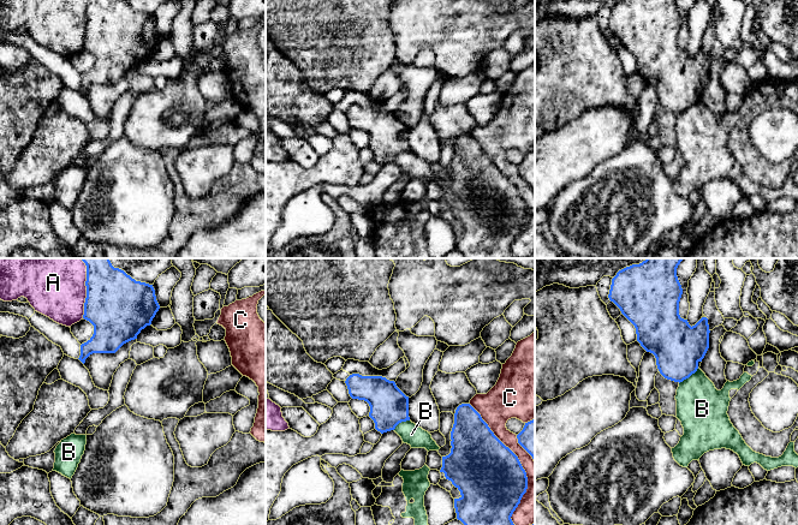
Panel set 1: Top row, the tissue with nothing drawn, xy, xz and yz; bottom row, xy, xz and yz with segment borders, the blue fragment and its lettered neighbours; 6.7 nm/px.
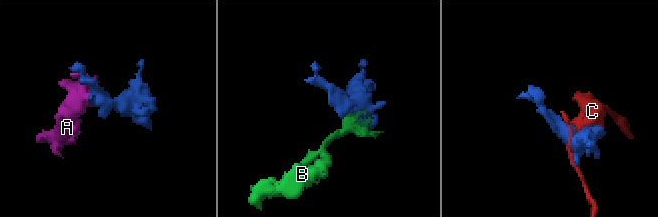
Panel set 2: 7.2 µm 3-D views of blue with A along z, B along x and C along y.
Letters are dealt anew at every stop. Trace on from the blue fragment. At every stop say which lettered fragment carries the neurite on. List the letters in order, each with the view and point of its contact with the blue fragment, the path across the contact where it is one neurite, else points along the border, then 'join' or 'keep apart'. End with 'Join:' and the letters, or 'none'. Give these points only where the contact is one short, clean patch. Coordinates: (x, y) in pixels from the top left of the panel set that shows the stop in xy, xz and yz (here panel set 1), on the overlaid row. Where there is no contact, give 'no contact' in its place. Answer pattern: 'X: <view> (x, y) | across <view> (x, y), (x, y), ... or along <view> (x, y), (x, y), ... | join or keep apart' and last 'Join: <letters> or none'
A: xy (87, 288) | keep apart
B: yz (689, 376) | along yz (697, 368), (679, 383) | keep apart
C: xz (520, 464) | keep apart
Join: none

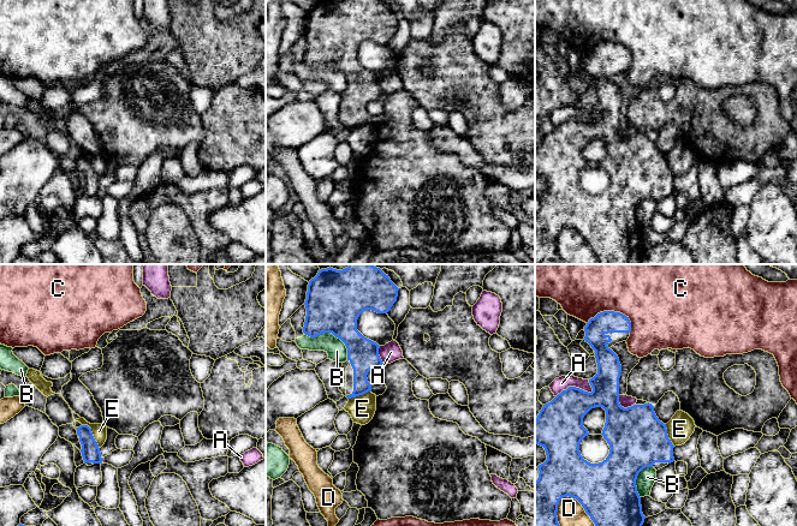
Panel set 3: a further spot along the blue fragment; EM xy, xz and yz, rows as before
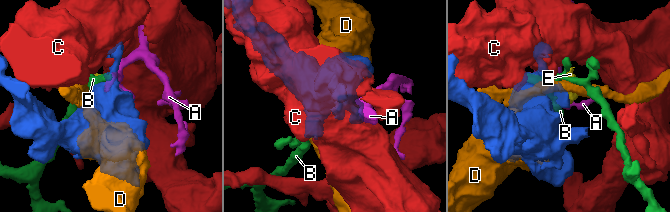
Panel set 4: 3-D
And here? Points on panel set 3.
A: yz (575, 387) | keep apart
B: xz (332, 333) | keep apart
C: yz (613, 311) | keep apart
D: yz (580, 502) | keep apart
E: xy (91, 435) | along xy (82, 424), (90, 429), (99, 448) | keep apart
Join: none

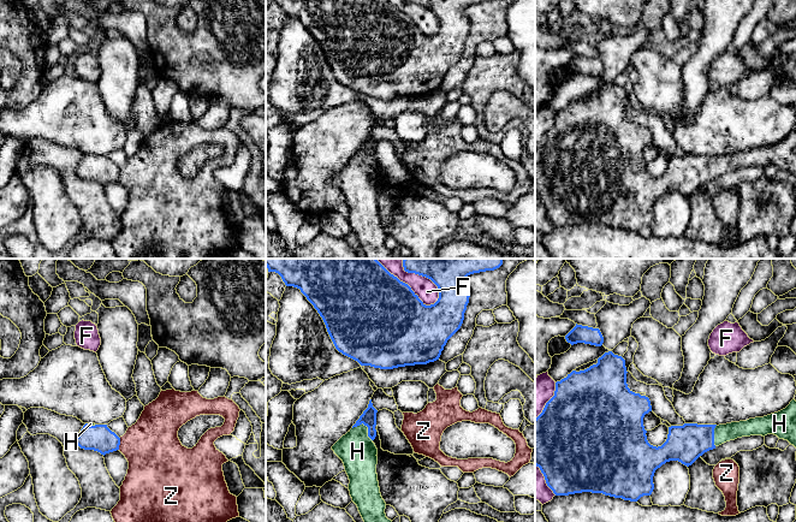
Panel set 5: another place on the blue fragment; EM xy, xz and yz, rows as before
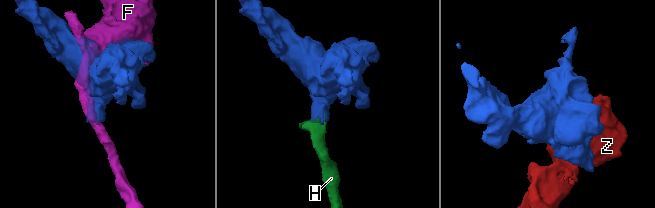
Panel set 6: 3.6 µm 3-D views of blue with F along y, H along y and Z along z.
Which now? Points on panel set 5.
F: xz (408, 285) | keep apart
H: xz (367, 426) | across xz (368, 417), (367, 426), (358, 440), (357, 451) | join
Z: xy (119, 444) | along xy (120, 438), (118, 449) | keep apart
Join: H

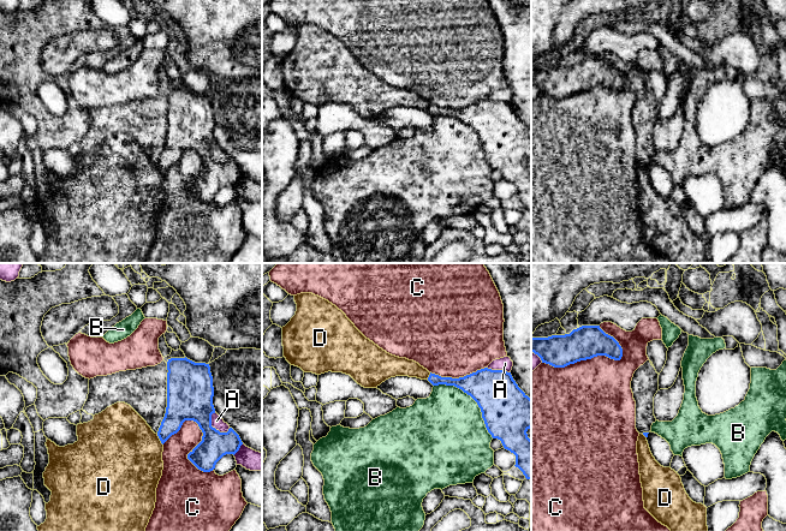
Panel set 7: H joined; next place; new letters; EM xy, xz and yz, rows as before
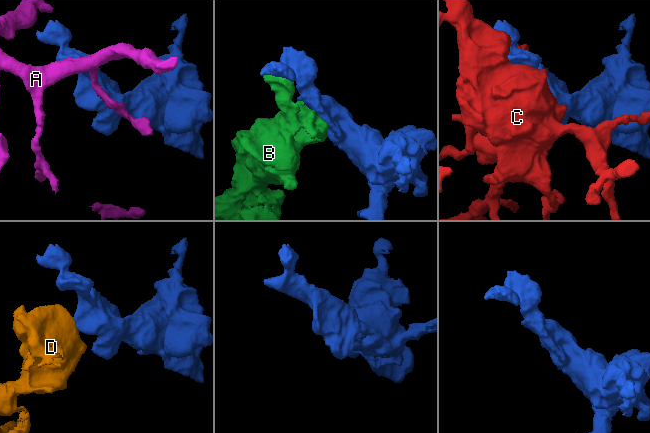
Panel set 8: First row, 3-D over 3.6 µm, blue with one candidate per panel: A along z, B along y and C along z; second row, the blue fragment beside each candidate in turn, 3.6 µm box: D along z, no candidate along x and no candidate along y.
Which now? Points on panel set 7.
A: xy (212, 427) | keep apart
B: xz (472, 398) | keep apart
C: yz (585, 359) | keep apart
D: xy (160, 440) | along xy (156, 434), (162, 445) | keep apart
Join: none

